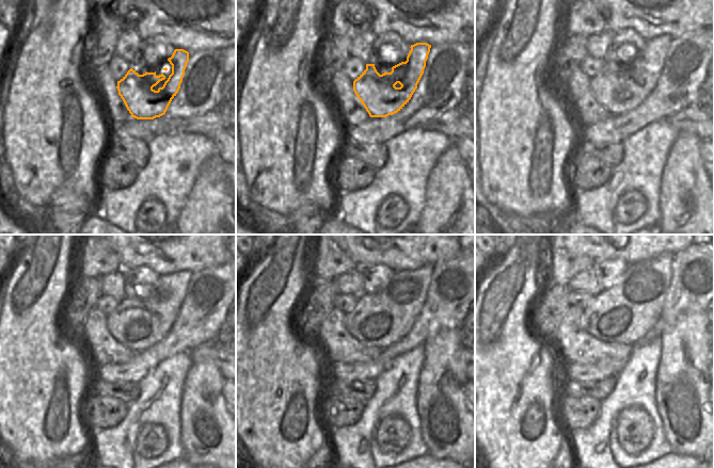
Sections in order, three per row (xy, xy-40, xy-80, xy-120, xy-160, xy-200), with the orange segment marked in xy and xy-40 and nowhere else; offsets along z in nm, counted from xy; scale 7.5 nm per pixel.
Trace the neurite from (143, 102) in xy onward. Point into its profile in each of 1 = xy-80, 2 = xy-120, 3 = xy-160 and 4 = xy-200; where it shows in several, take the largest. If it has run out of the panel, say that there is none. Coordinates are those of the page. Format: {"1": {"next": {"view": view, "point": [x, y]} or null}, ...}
{"1": {"next": {"view": "xy-80", "point": [619, 92]}}, "2": {"next": {"view": "xy-120", "point": [138, 323]}}, "3": {"next": {"view": "xy-160", "point": [380, 319]}}, "4": {"next": {"view": "xy-200", "point": [625, 312]}}}

